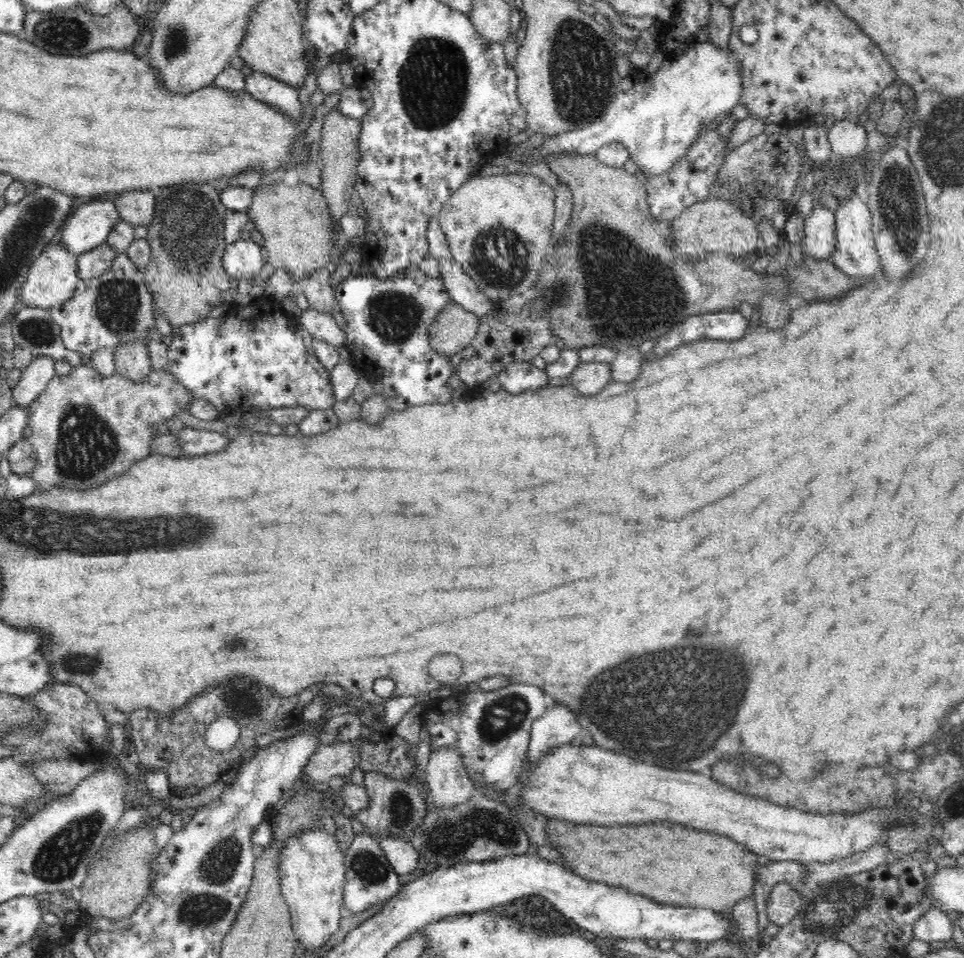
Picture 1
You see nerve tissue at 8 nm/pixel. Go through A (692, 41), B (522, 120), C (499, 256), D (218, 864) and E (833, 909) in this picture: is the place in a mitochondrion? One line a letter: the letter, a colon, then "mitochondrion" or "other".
A: other
B: other
C: mitochondrion
D: mitochondrion
E: mitochondrion

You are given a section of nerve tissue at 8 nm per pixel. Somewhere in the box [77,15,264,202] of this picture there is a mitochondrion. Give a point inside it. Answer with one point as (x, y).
(176, 43)

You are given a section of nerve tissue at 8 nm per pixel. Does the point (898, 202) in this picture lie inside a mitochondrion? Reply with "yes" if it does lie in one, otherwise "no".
yes

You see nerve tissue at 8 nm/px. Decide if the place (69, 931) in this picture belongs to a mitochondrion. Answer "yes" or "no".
no

